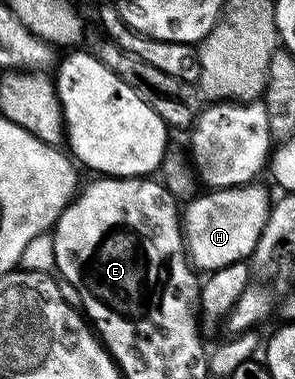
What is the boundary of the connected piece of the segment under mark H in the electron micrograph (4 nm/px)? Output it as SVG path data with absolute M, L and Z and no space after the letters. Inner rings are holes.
M260 182L209 189L187 201L181 227L190 263L197 271L212 273L226 264L247 261L256 251L271 207L272 196Z

